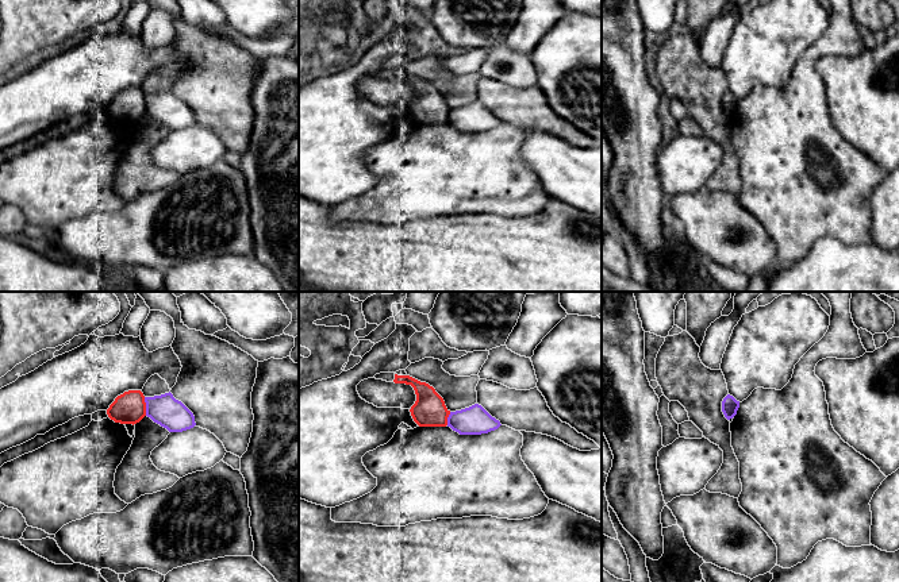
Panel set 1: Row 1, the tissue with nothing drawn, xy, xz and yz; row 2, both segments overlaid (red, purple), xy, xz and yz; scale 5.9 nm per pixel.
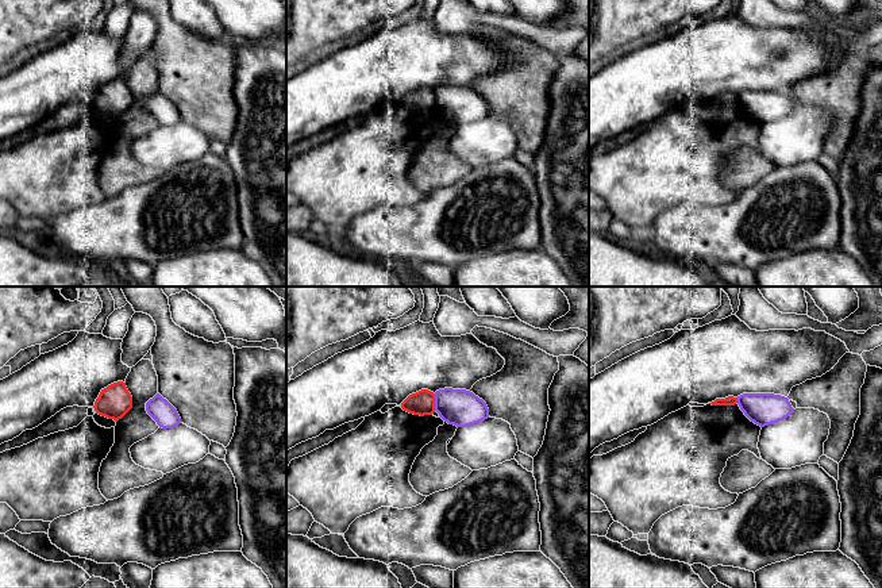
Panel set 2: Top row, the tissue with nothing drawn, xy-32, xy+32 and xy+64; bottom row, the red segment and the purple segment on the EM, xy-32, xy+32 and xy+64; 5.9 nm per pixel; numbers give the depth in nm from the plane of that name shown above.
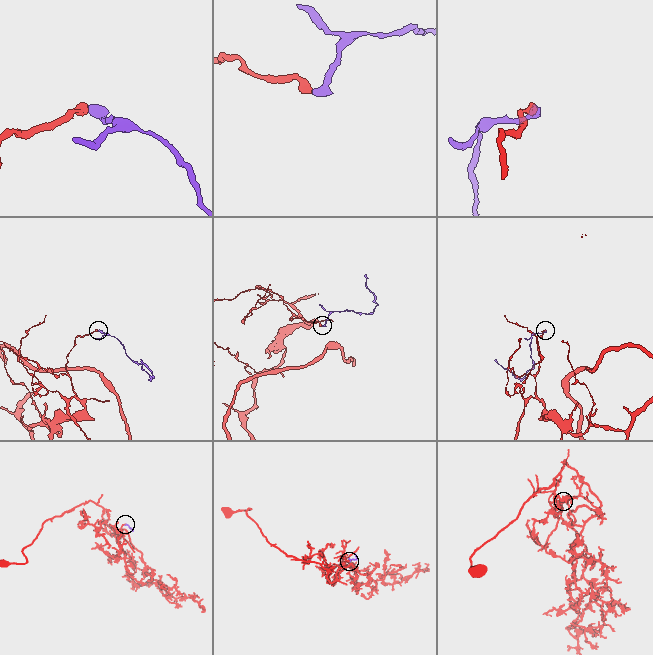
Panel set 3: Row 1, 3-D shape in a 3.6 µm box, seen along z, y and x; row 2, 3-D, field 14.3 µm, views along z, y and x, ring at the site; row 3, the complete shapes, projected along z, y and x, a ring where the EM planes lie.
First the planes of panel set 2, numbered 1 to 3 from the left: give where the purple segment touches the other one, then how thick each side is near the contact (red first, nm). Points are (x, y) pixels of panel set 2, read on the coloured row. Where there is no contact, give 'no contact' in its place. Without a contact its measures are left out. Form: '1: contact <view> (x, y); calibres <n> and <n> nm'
1: no contact
2: contact xy+32 (434, 402); calibres 150 and 220 nm
3: contact xy+64 (736, 400); calibres 60 and 190 nm

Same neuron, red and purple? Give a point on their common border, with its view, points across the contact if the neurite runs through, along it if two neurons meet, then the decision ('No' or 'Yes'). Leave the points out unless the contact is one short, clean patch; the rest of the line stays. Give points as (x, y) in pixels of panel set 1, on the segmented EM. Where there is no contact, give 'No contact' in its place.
Touches red at xy (145, 407). Boundary: xy (143, 397), (146, 415). No

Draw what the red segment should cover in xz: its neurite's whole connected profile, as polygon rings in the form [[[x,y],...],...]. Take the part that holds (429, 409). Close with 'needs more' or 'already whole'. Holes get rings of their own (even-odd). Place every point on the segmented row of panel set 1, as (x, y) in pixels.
[[[395,374],[395,383],[411,385],[416,394],[416,401],[410,412],[419,427],[446,427],[450,411],[446,408],[443,398],[433,386],[420,382],[410,375]]]; already whole

